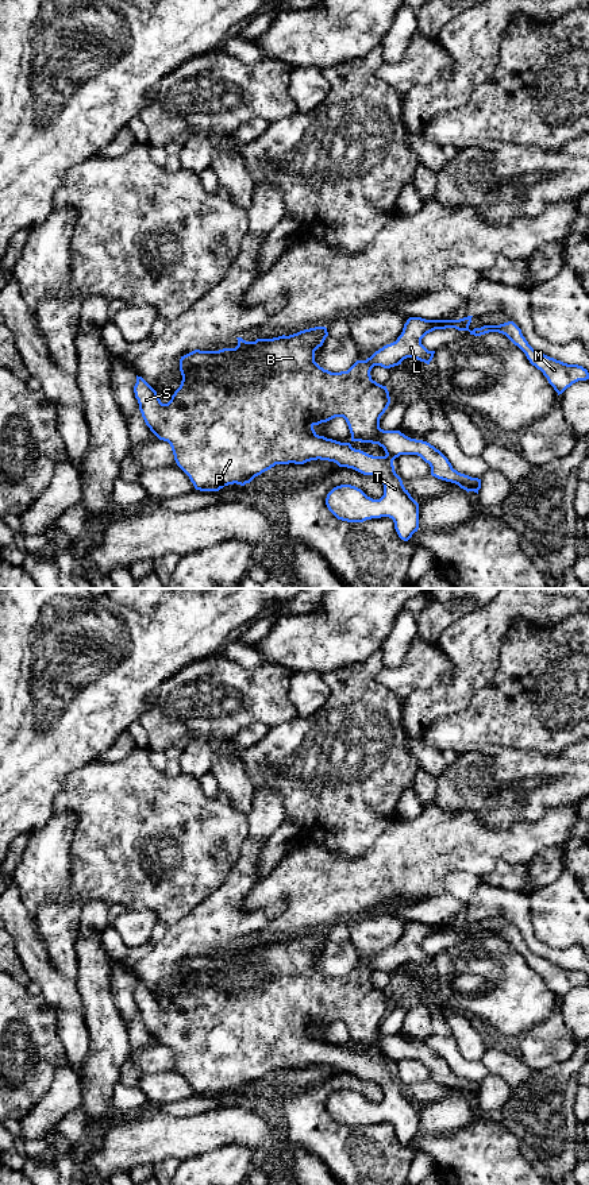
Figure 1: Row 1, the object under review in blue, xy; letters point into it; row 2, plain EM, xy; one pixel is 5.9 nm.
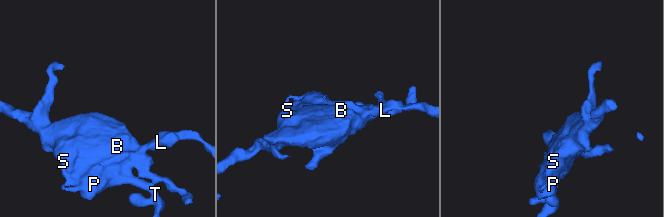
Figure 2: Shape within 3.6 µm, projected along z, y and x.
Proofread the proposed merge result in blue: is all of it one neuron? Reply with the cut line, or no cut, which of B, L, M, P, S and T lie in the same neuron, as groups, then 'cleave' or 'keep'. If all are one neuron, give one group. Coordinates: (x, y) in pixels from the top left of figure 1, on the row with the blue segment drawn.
no cut | B L M P S T | keep

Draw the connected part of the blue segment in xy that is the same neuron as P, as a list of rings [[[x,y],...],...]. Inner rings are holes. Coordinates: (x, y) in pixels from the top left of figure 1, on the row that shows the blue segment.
[[[409,317],[396,341],[384,346],[366,360],[357,360],[347,371],[340,373],[324,370],[315,362],[315,351],[328,336],[326,327],[255,341],[236,337],[235,348],[195,350],[181,356],[182,381],[168,404],[162,404],[157,391],[138,375],[134,393],[146,425],[159,440],[170,444],[177,466],[189,476],[196,490],[219,491],[234,483],[245,486],[276,464],[328,460],[339,467],[377,476],[384,485],[384,495],[380,499],[367,497],[361,489],[351,485],[336,486],[327,494],[328,510],[338,520],[347,522],[389,517],[394,522],[399,537],[408,541],[419,529],[419,503],[396,474],[393,466],[396,458],[417,455],[430,464],[432,476],[455,483],[467,493],[478,494],[481,479],[454,470],[449,459],[430,443],[411,439],[400,431],[380,428],[380,418],[388,409],[390,397],[386,386],[372,379],[370,371],[374,366],[390,368],[401,364],[407,358],[430,364],[435,351],[428,351],[421,344],[421,339],[435,329],[455,328],[469,331],[474,336],[489,332],[505,335],[526,354],[530,363],[543,373],[558,395],[573,383],[589,379],[589,373],[582,366],[567,364],[534,350],[513,321],[484,325],[470,331],[471,317],[459,320]],[[335,417],[346,420],[351,441],[378,444],[386,455],[373,456],[353,448],[350,443],[327,439],[315,432],[315,425]]]

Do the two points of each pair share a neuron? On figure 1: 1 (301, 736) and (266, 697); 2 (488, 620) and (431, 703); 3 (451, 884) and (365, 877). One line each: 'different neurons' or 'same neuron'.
1: different neurons
2: same neuron
3: different neurons

